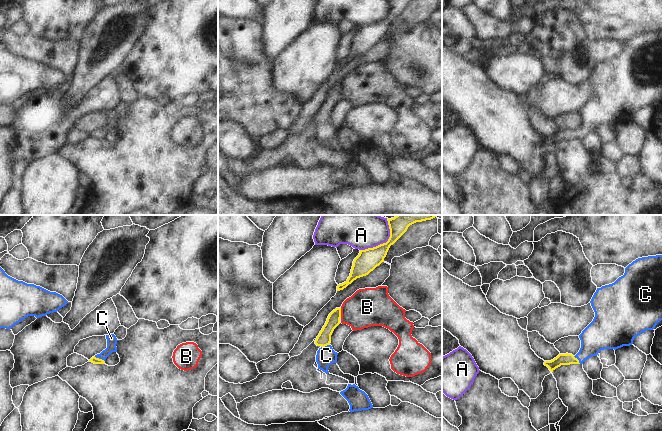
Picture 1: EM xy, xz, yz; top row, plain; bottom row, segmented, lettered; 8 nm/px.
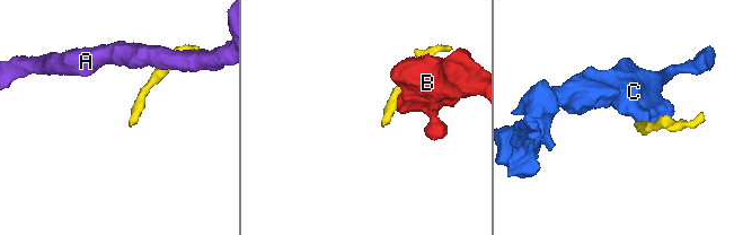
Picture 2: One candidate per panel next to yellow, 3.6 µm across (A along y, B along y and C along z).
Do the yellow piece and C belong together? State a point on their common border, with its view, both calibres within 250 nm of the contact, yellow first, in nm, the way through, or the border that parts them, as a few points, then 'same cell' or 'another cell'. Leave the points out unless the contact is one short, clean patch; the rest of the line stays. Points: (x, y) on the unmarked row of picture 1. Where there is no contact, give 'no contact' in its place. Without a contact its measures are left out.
xy (98, 134) | 50/80 nm | across xy (94, 136), (98, 134), (111, 123), (111, 114) | same cell

